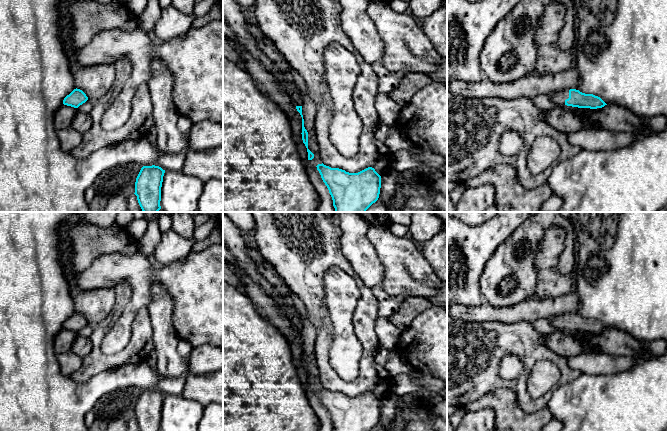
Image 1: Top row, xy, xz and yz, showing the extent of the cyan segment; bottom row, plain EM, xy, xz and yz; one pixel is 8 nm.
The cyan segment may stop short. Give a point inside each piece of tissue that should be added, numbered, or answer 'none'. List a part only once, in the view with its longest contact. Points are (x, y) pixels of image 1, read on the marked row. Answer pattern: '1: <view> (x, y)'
1: yz (559, 98)

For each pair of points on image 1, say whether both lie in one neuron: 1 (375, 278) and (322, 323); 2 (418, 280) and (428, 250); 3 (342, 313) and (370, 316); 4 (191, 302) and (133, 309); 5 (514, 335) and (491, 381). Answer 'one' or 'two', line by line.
1: two
2: two
3: two
4: one
5: one

